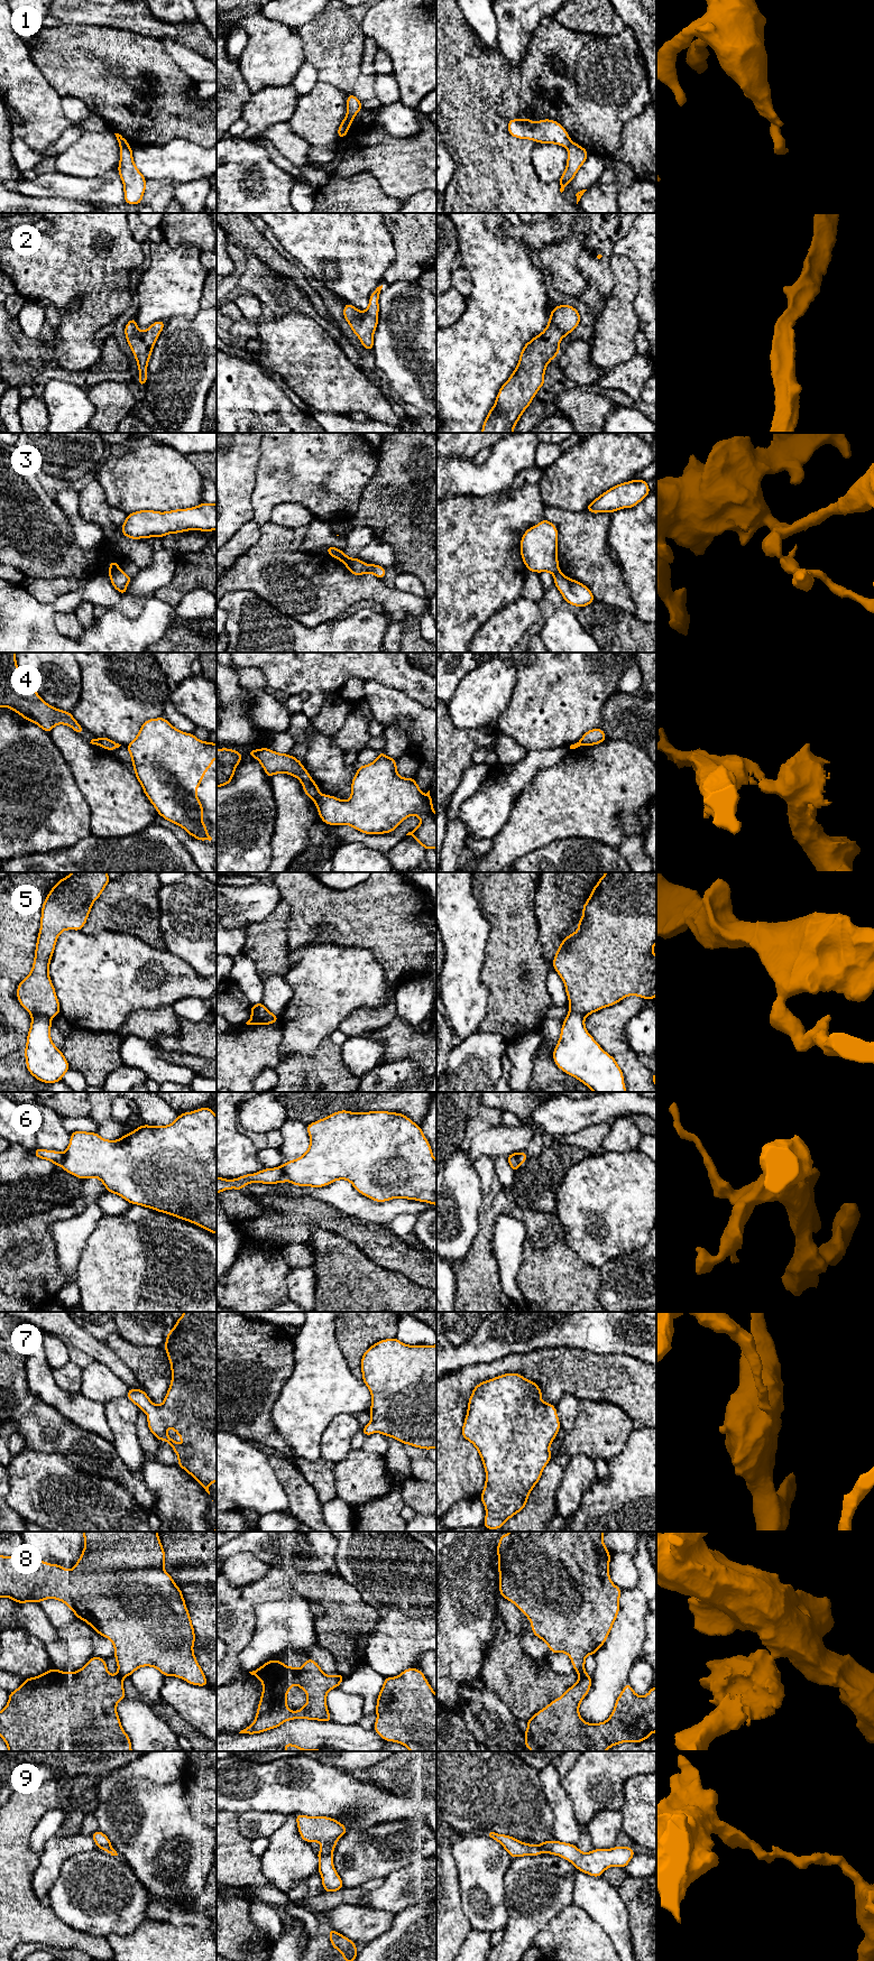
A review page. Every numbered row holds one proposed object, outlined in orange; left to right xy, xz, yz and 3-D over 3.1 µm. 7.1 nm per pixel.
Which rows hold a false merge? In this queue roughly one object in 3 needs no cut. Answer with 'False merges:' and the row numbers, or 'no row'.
False merges: 1, 3, 4, 5, 6, 8, 9

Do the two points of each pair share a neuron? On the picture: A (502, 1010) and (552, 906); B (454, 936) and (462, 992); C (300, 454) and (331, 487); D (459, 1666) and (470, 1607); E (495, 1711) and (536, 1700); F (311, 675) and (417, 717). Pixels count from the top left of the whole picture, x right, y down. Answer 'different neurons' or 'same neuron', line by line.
A: different neurons
B: same neuron
C: same neuron
D: same neuron
E: different neurons
F: different neurons

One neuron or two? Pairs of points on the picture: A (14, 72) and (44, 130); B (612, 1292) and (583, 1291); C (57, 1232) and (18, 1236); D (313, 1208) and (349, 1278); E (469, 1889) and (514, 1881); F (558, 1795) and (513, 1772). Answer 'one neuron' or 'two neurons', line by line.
A: one neuron
B: two neurons
C: two neurons
D: two neurons
E: two neurons
F: two neurons

